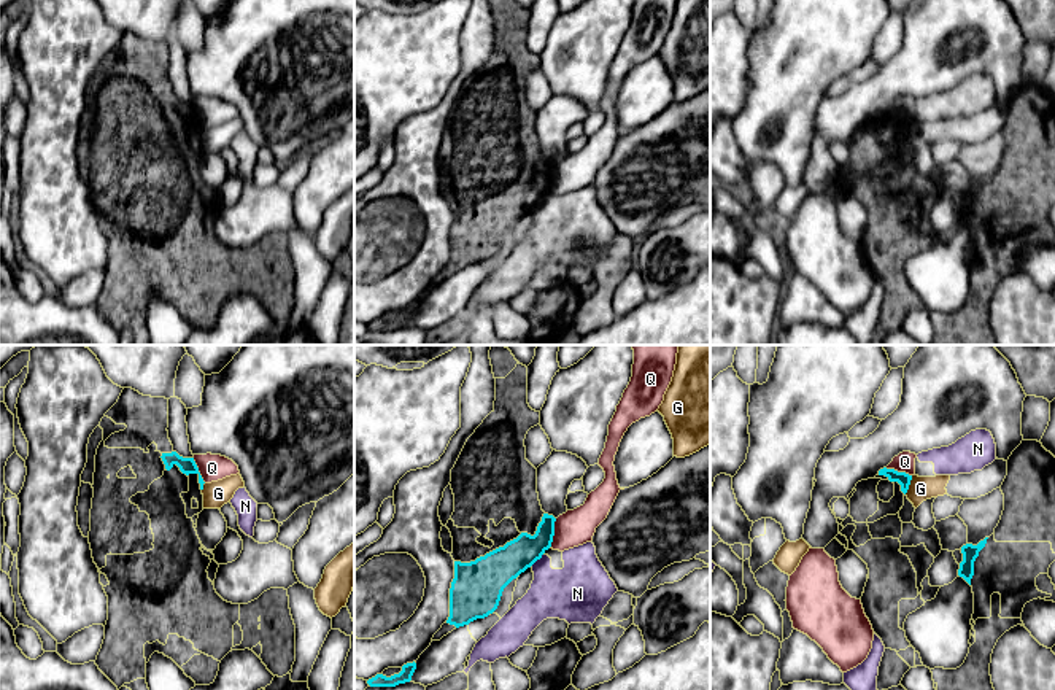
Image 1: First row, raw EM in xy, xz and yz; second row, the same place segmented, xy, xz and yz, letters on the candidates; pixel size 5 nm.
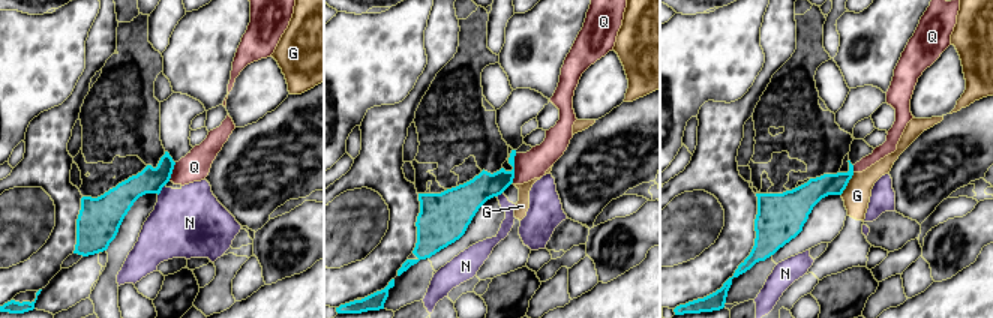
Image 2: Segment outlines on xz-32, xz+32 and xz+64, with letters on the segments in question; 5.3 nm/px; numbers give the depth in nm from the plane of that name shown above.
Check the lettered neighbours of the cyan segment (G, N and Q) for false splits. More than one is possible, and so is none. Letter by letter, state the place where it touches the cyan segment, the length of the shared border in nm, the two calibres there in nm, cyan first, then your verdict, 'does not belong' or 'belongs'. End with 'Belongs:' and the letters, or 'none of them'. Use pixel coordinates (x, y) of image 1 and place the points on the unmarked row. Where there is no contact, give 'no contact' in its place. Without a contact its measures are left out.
G: meets cyan in yz at (908, 129); contact 100 nm long; 70 nm thick on the cyan side, 120 nm on the other; does not belong
N: meets cyan in xz at (536, 204); contact 100 nm long; 200 nm thick on the cyan side, 280 nm on the other; does not belong
Q: meets cyan in xz at (553, 177); contact 160 nm long; 170 nm thick on the cyan side, 180 nm on the other; does not belong
Belongs: none of them

